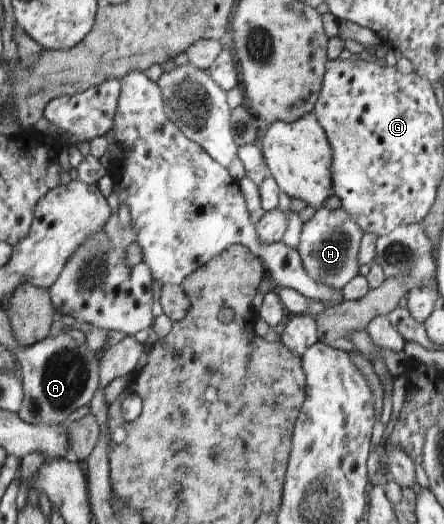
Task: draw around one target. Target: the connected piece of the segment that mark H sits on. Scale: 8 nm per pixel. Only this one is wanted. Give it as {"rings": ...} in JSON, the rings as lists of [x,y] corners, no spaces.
{"rings":[[[324,206],[319,208],[313,217],[303,224],[296,245],[306,274],[317,283],[334,290],[342,290],[345,284],[358,274],[358,253],[363,234],[362,229],[342,207],[334,210]]]}

